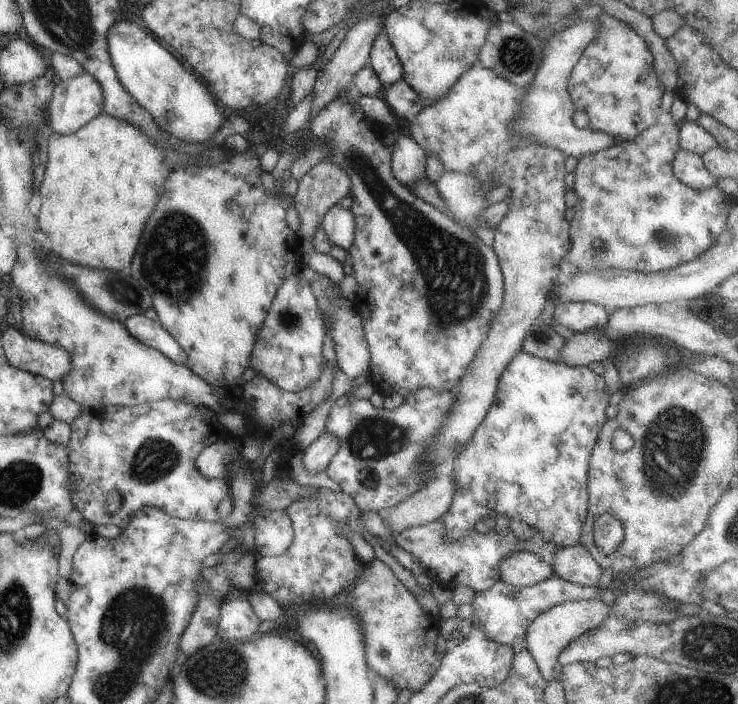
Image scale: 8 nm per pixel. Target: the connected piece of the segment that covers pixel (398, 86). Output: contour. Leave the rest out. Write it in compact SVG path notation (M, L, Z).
M404 79L386 88L384 100L400 121L405 121L407 116L416 116L427 105Z

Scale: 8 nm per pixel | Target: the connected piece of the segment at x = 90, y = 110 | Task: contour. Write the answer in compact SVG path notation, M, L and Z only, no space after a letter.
M86 71L59 81L47 108L51 132L69 135L103 112L103 90Z

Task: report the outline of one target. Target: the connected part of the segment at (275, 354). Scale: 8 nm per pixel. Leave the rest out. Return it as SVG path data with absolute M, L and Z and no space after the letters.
M292 275L278 287L268 309L254 343L251 366L285 391L308 388L320 376L323 367L322 344L327 331L325 324L326 318L319 311L312 286Z

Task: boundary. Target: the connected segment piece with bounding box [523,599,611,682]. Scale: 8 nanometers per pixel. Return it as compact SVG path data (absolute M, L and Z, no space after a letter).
M600 599L571 600L554 605L532 620L528 625L523 646L528 649L528 652L531 652L536 666L546 682L552 682L557 677L553 668L556 666L560 653L568 644L585 632L599 627L606 620L610 611L611 608Z

